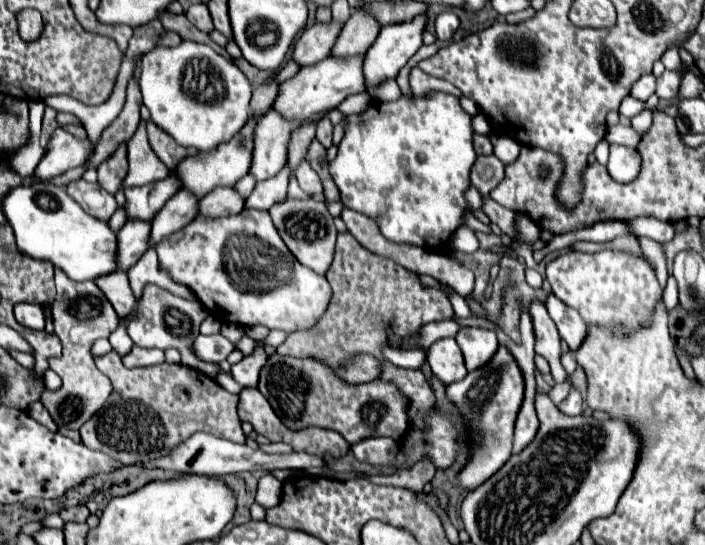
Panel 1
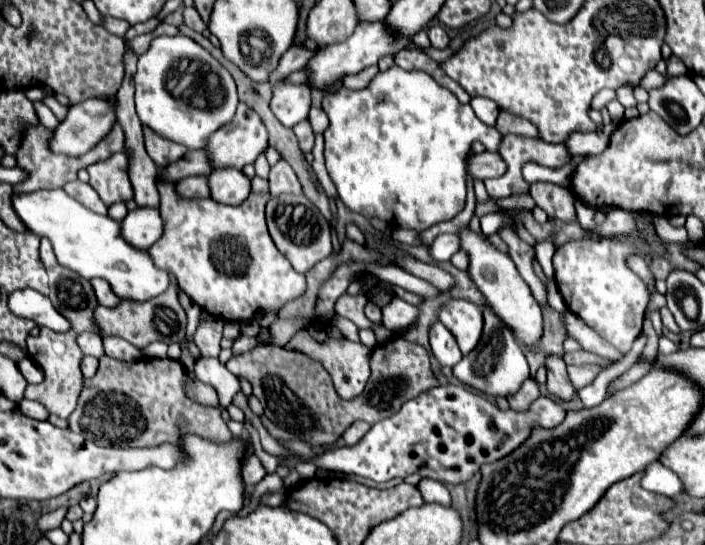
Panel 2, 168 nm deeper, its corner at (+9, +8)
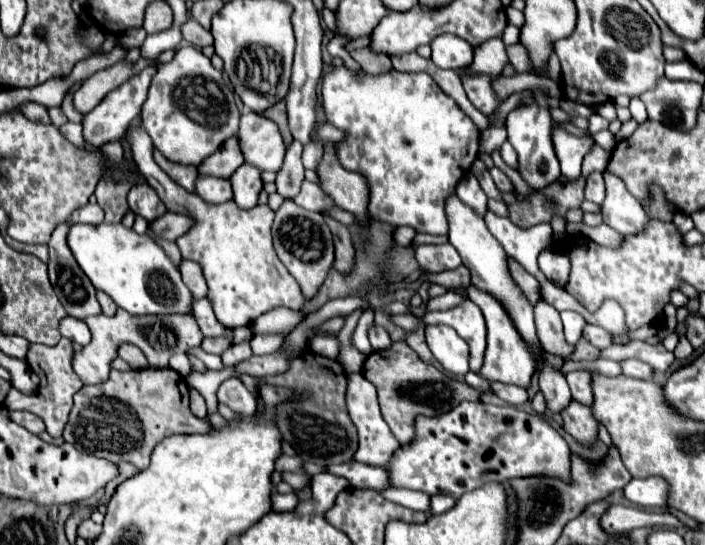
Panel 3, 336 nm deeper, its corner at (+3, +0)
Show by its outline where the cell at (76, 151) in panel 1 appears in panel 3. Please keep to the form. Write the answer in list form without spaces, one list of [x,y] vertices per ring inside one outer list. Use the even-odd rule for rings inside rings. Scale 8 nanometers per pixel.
[[[154,66],[146,68],[138,76],[134,76],[134,80],[128,80],[120,88],[108,92],[104,96],[104,100],[94,110],[90,110],[84,116],[84,120],[82,120],[82,136],[84,136],[84,140],[86,140],[88,146],[100,148],[102,144],[108,144],[108,142],[114,142],[114,140],[120,140],[122,138],[122,134],[130,128],[130,124],[140,114],[140,106],[146,100],[146,92],[148,92],[148,86],[150,86],[152,76],[154,76]]]

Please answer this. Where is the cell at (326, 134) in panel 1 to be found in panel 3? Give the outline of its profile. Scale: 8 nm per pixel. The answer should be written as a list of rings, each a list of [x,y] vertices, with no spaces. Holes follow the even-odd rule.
[[[294,140],[292,146],[286,152],[284,164],[276,174],[276,186],[278,186],[278,194],[282,194],[284,198],[294,198],[300,192],[300,186],[304,182],[304,166],[302,166],[302,150],[304,146]]]

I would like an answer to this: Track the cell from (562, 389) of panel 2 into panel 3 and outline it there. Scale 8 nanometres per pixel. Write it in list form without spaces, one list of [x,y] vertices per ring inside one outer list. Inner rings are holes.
[[[572,398],[560,416],[562,416],[566,432],[570,432],[576,440],[584,444],[592,444],[596,440],[598,422],[594,420],[592,406],[584,406]]]

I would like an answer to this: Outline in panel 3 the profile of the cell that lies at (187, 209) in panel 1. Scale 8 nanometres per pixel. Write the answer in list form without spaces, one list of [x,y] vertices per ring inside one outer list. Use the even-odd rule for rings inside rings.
[[[200,176],[196,180],[196,194],[210,204],[222,204],[232,200],[232,188],[230,182],[224,178],[212,178],[212,176]]]

